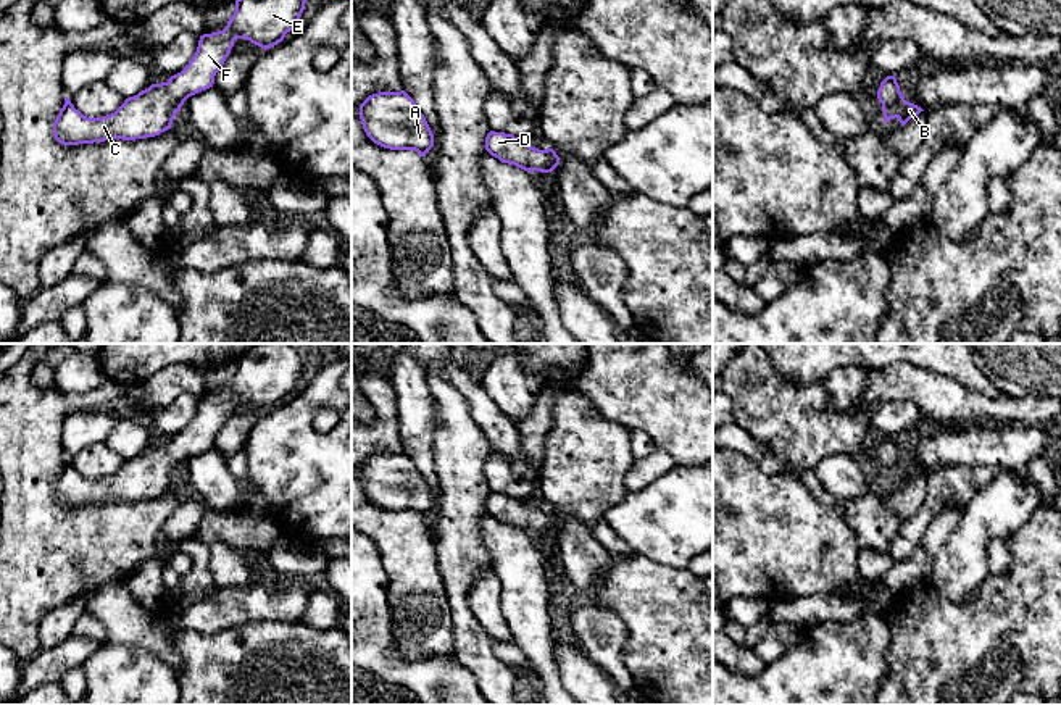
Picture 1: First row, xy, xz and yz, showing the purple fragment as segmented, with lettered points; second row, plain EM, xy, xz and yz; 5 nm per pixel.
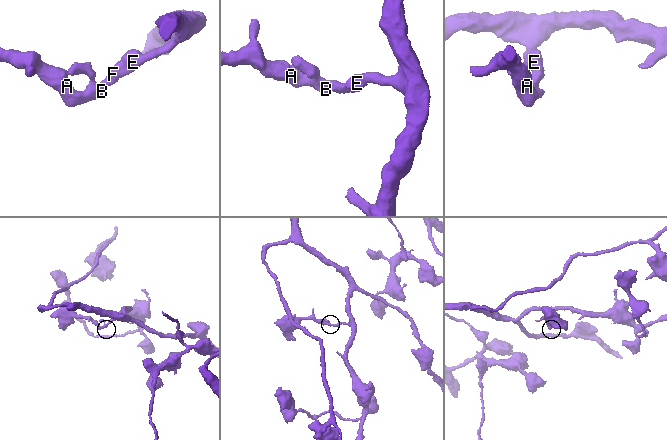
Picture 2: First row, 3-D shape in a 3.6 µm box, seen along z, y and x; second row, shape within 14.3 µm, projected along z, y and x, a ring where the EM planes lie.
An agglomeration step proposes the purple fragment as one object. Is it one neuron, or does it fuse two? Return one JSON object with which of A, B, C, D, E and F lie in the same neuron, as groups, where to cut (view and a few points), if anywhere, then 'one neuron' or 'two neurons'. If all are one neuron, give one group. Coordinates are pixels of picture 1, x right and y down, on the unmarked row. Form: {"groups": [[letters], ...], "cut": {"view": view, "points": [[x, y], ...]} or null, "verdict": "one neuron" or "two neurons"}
{"groups": [["A", "B", "C", "D", "E", "F"]], "cut": null, "verdict": "one neuron"}

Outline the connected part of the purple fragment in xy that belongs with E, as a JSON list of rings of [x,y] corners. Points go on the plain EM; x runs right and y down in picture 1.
[[[256,344],[235,361],[235,373],[223,392],[200,397],[189,426],[168,444],[124,461],[111,476],[87,479],[64,458],[53,484],[53,497],[63,507],[135,502],[171,490],[184,463],[214,445],[235,400],[247,400],[268,411],[284,402],[298,384],[306,358],[298,344]]]

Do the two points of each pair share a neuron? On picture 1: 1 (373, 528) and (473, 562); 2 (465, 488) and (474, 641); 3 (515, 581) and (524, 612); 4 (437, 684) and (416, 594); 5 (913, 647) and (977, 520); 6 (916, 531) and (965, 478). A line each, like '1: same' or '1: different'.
1: different
2: same
3: same
4: different
5: different
6: same

